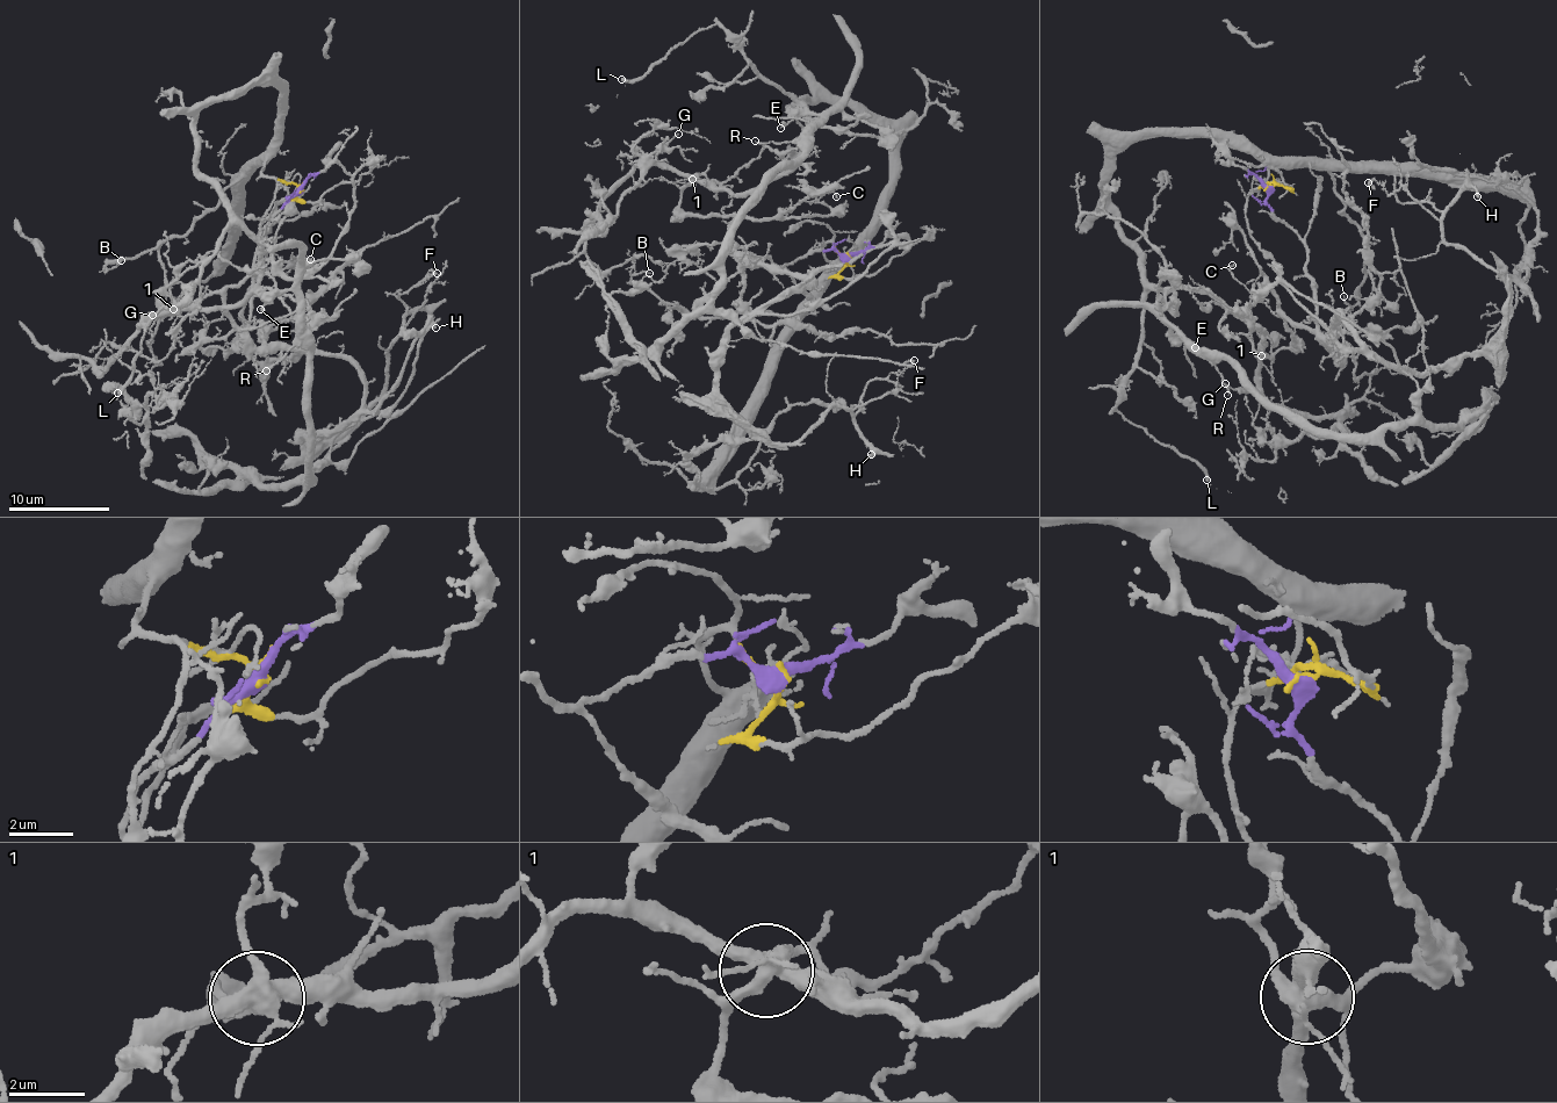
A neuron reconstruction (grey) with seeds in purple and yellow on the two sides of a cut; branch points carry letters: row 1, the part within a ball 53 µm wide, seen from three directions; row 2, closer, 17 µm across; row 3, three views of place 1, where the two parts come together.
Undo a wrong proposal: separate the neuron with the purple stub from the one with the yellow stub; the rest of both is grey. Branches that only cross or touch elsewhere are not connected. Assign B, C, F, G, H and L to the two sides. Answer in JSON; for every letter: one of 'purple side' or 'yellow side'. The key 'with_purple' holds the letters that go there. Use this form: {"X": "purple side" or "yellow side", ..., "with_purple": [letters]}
{"B": "yellow side", "C": "purple side", "F": "purple side", "G": "yellow side", "H": "purple side", "L": "yellow side", "with_purple": ["C", "F", "H"]}

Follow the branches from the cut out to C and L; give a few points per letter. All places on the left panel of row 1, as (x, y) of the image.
C: (301, 189), (257, 237), (249, 327), (228, 314), (226, 290), (259, 273), (293, 295), (311, 259)
L: (301, 189), (262, 172), (282, 92), (265, 78), (199, 113), (196, 172), (229, 229), (117, 393)

